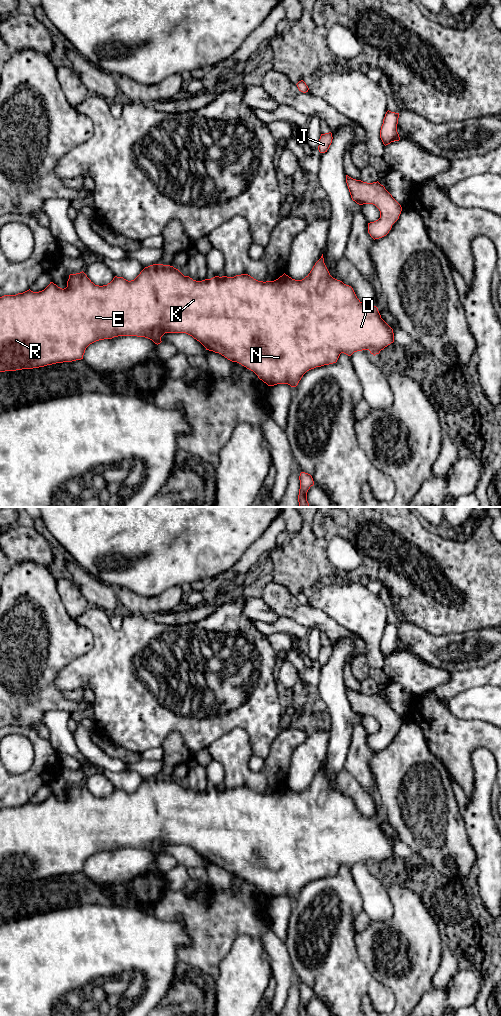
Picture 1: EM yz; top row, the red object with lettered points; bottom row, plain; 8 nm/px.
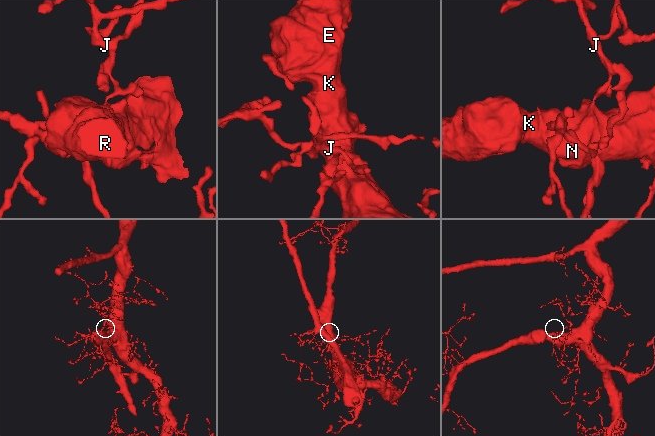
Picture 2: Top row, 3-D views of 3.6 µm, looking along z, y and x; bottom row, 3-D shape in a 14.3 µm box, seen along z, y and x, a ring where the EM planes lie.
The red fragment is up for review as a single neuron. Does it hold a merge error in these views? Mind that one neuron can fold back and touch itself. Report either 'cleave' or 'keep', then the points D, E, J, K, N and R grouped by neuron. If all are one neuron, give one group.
keep | D E J K N R

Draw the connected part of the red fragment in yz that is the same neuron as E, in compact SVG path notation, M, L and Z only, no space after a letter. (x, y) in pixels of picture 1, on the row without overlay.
M323 766L315 775L310 785L302 792L295 792L285 785L274 793L258 793L248 786L234 789L215 788L211 791L196 793L189 788L184 788L178 781L170 777L153 776L145 779L140 786L131 793L123 789L115 788L107 797L95 797L82 783L70 786L67 799L62 801L53 794L42 803L33 804L30 801L16 807L4 807L0 809L0 884L33 881L56 875L72 874L83 871L86 860L99 852L112 851L118 848L137 848L152 852L160 856L161 849L165 845L186 845L199 853L206 862L219 865L232 874L237 874L253 883L260 892L268 898L288 896L296 899L303 887L316 879L336 875L340 866L351 868L354 864L369 862L374 868L394 854L393 841L381 830L378 820L373 817L363 816L356 808L353 800L342 793L333 790L325 775Z

